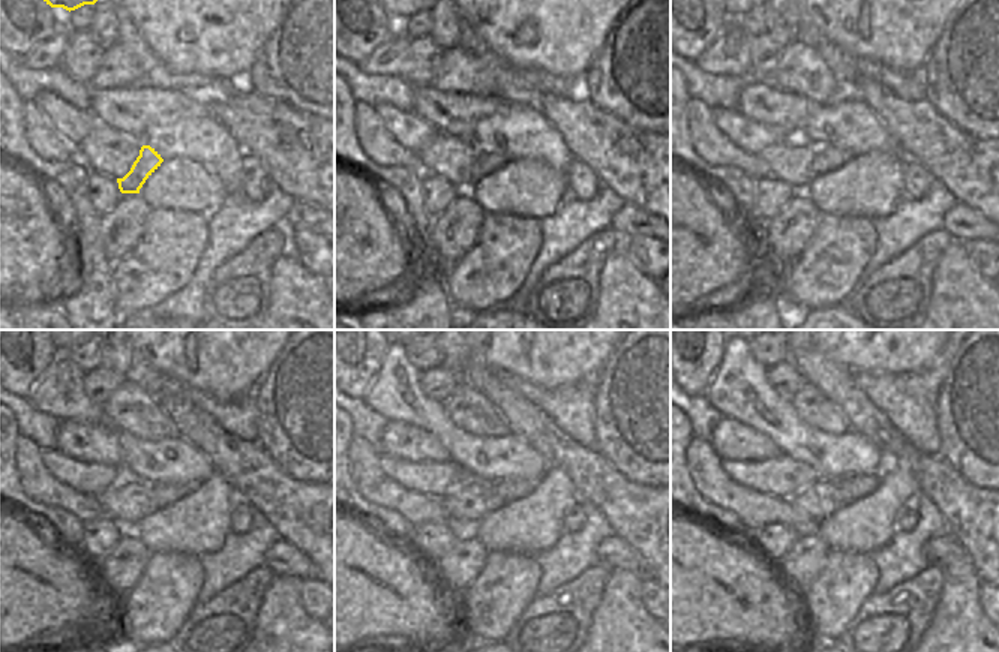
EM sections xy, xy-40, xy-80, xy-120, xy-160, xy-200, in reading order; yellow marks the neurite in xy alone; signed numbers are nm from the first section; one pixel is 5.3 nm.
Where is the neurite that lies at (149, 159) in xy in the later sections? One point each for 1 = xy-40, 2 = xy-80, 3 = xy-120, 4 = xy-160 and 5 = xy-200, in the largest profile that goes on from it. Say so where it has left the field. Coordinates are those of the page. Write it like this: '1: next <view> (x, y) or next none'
1: next xy-40 (486, 161)
2: next xy-80 (827, 158)
3: next xy-120 (164, 493)
4: next xy-160 (509, 489)
5: next xy-200 (852, 487)

